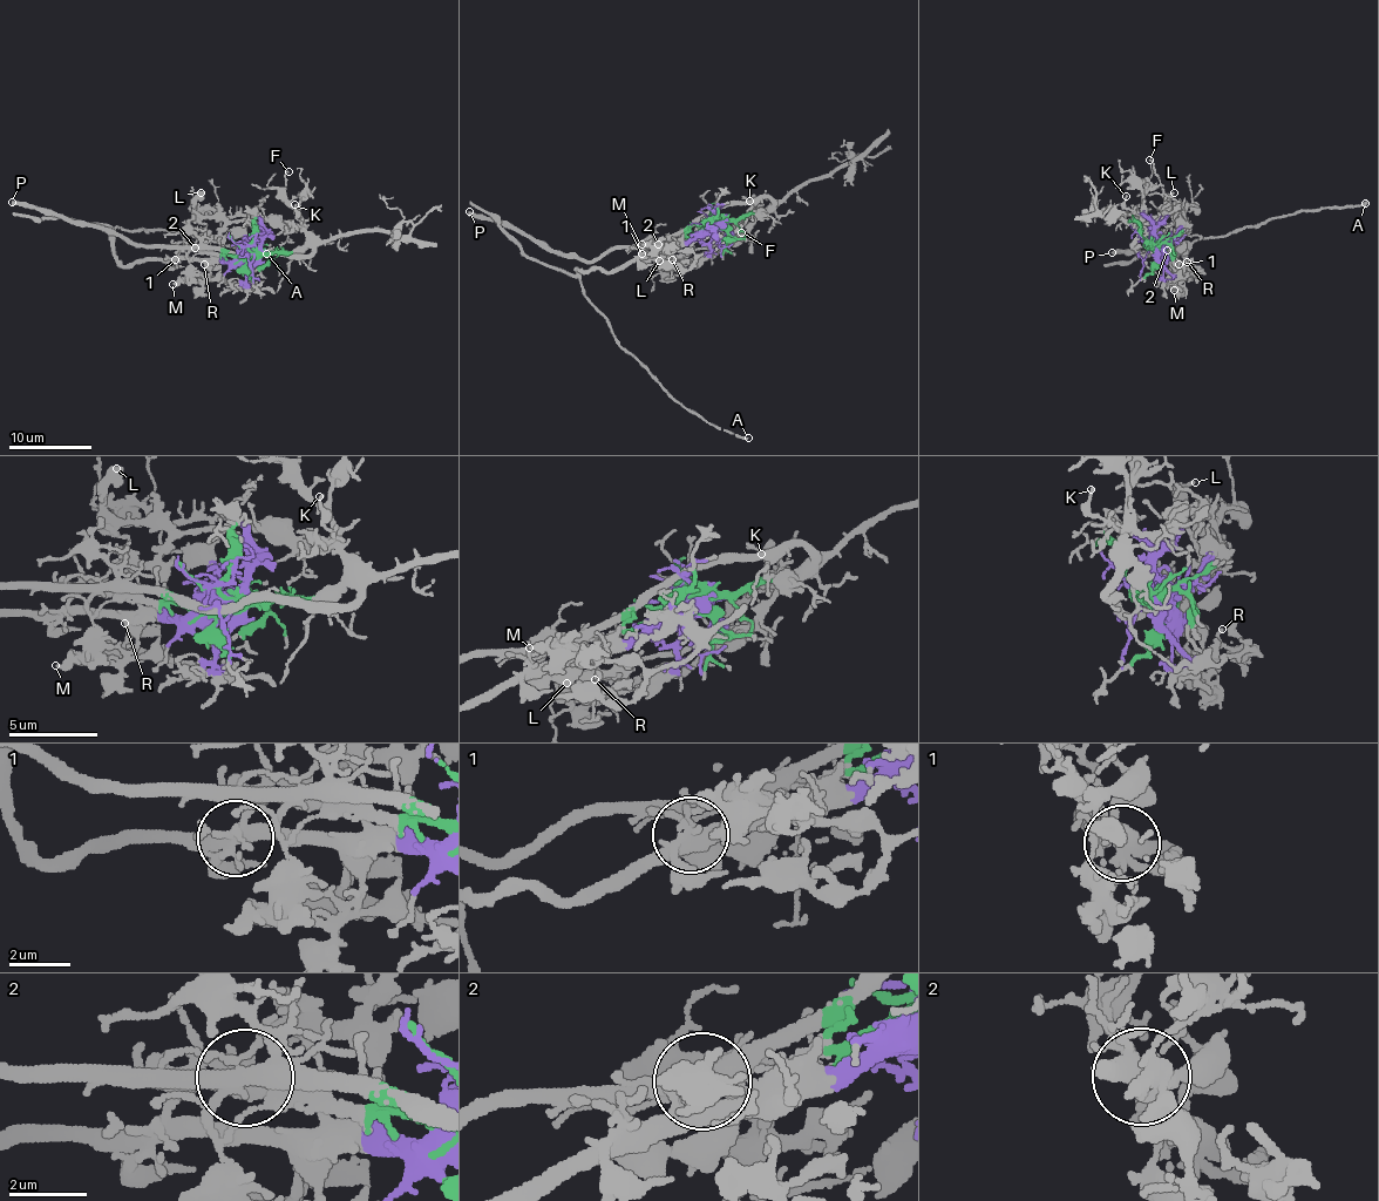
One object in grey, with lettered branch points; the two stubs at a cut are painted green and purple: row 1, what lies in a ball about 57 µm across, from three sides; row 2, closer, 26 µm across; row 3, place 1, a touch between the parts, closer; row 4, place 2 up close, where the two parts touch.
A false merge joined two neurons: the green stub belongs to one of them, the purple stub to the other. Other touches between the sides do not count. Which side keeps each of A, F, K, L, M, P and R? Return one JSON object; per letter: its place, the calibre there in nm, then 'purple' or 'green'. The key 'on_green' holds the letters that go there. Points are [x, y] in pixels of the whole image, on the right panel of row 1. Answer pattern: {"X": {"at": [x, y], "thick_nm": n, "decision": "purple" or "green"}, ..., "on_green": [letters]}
{"A": {"at": [1365, 203], "thick_nm": 240, "decision": "purple"}, "F": {"at": [1149, 160], "thick_nm": 120, "decision": "green"}, "K": {"at": [1126, 196], "thick_nm": 160, "decision": "green"}, "L": {"at": [1174, 192], "thick_nm": 320, "decision": "purple"}, "M": {"at": [1174, 290], "thick_nm": 280, "decision": "purple"}, "P": {"at": [1112, 252], "thick_nm": 380, "decision": "green"}, "R": {"at": [1187, 262], "thick_nm": 160, "decision": "purple"}, "on_green": ["F", "K", "P"]}

